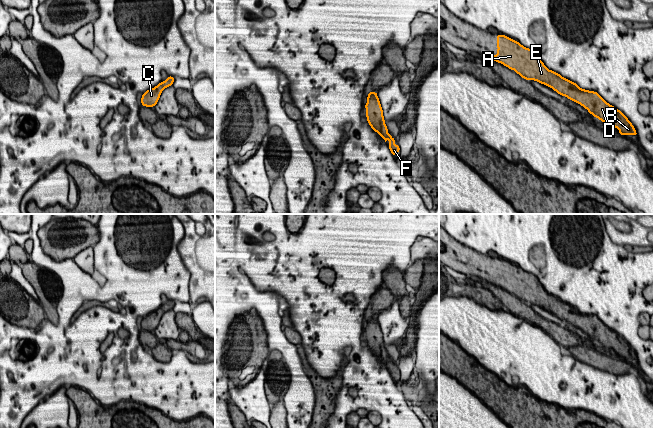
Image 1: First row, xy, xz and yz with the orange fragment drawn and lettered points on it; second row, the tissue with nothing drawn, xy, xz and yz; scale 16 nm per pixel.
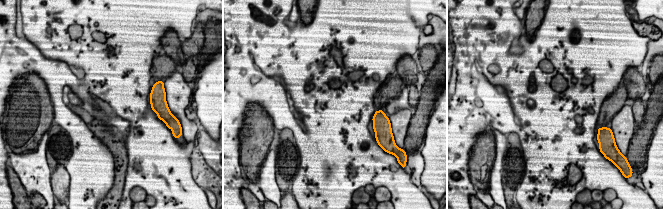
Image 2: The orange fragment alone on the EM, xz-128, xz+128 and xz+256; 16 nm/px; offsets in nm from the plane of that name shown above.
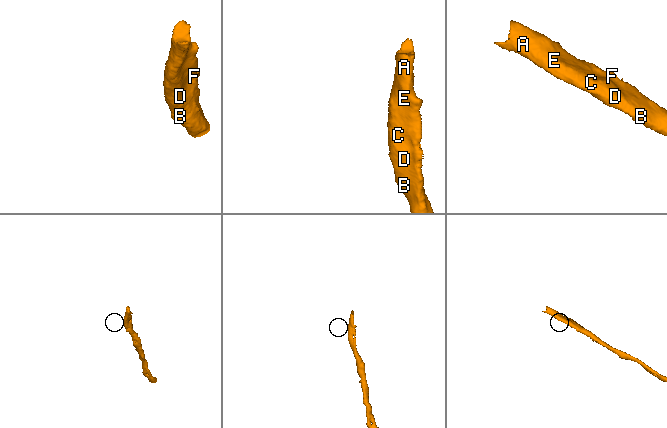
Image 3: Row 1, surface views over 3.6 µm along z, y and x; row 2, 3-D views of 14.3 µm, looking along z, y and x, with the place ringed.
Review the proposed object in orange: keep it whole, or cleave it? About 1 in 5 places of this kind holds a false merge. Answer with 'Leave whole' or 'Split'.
Leave whole

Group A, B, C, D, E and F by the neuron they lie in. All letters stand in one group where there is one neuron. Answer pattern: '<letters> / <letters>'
A B C D E F

